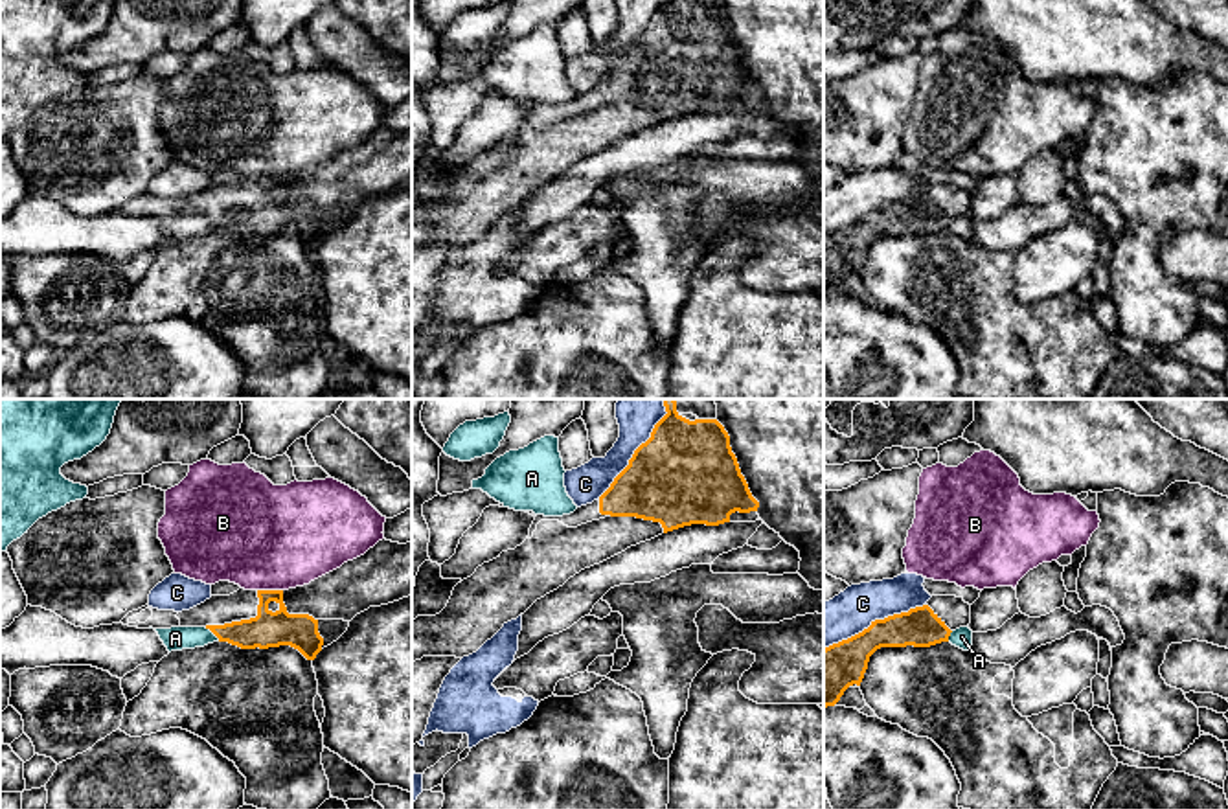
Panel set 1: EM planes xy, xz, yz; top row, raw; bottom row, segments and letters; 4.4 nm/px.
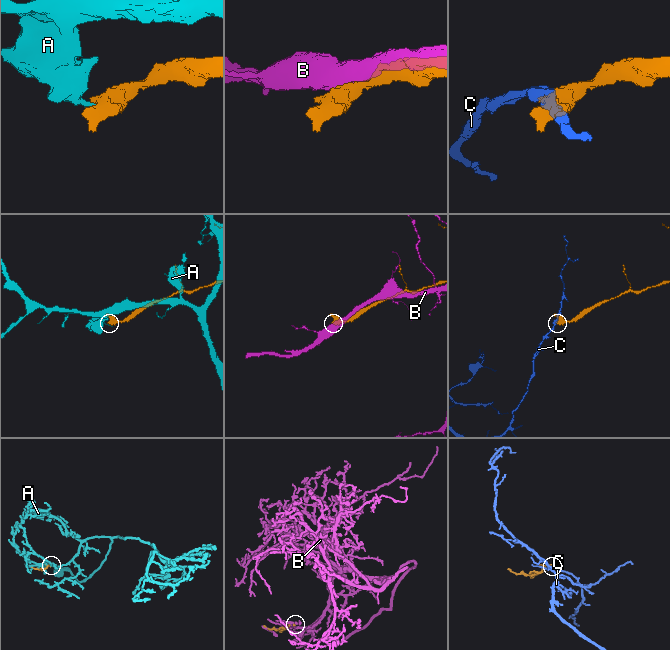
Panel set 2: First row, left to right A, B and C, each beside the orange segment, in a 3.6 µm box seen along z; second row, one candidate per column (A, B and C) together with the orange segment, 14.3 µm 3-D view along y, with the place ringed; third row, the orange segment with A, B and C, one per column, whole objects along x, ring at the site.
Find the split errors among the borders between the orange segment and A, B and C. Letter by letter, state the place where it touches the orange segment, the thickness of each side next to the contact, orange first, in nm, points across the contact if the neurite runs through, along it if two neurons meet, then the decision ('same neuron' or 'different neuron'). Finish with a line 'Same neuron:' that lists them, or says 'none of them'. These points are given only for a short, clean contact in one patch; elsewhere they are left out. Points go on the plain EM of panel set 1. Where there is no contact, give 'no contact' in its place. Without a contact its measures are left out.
A: contact xy (212, 219); calibres 160 and 110 nm; same neuron
B: contact xy (271, 179); calibres 160 and 460 nm; different neuron
C: contact yz (875, 208); calibres 200 and 190 nm; different neuron
Same neuron: A

